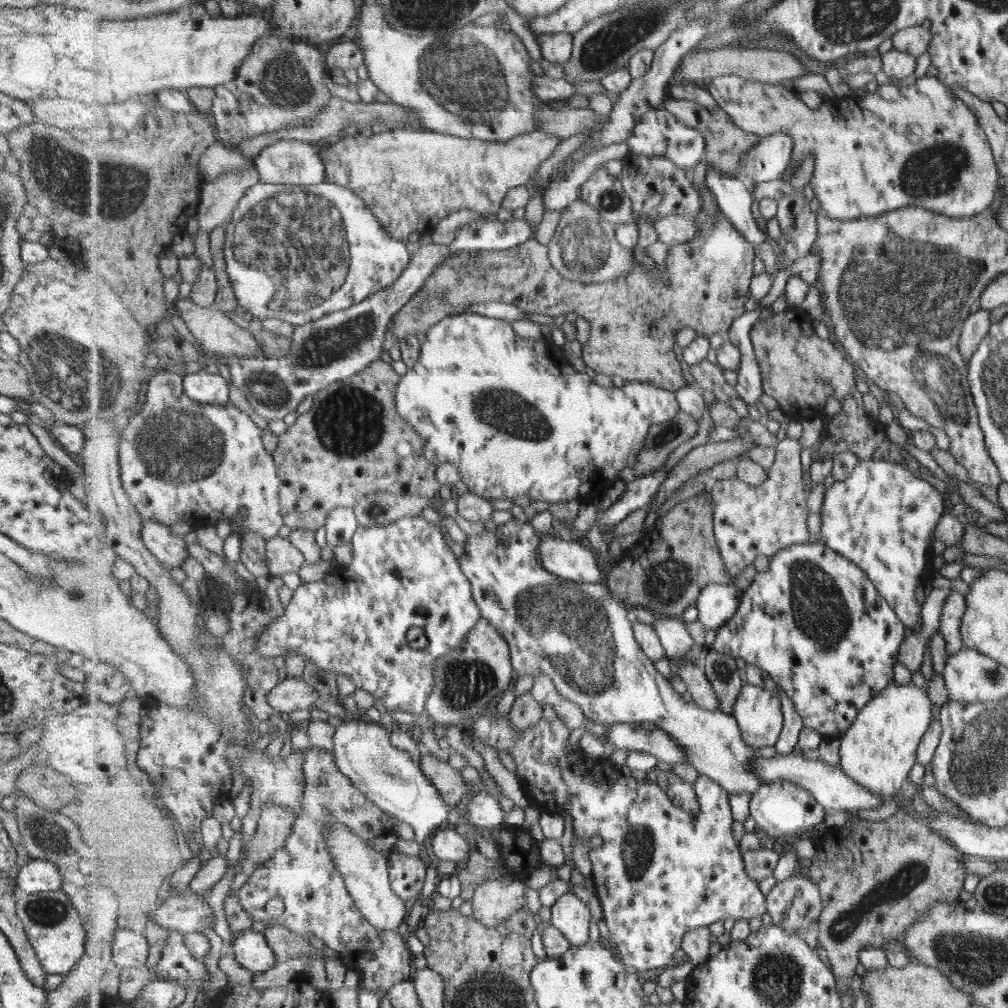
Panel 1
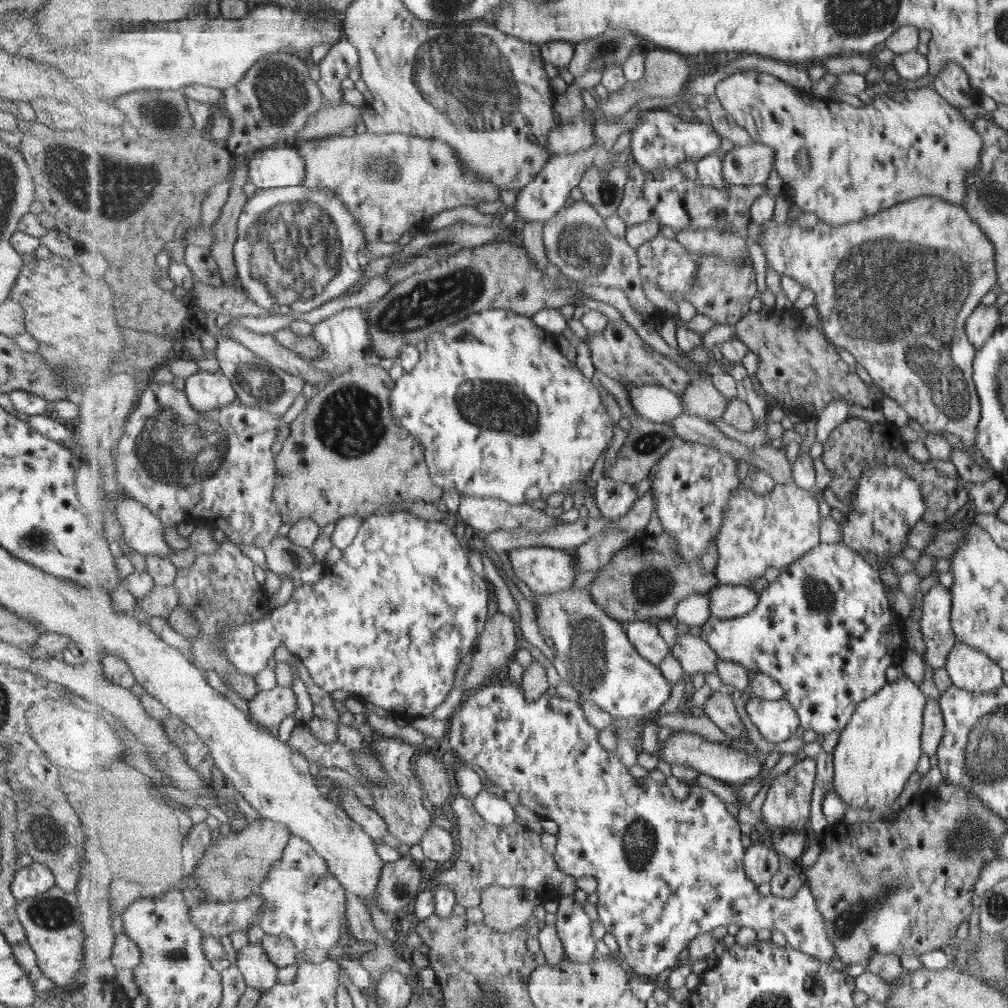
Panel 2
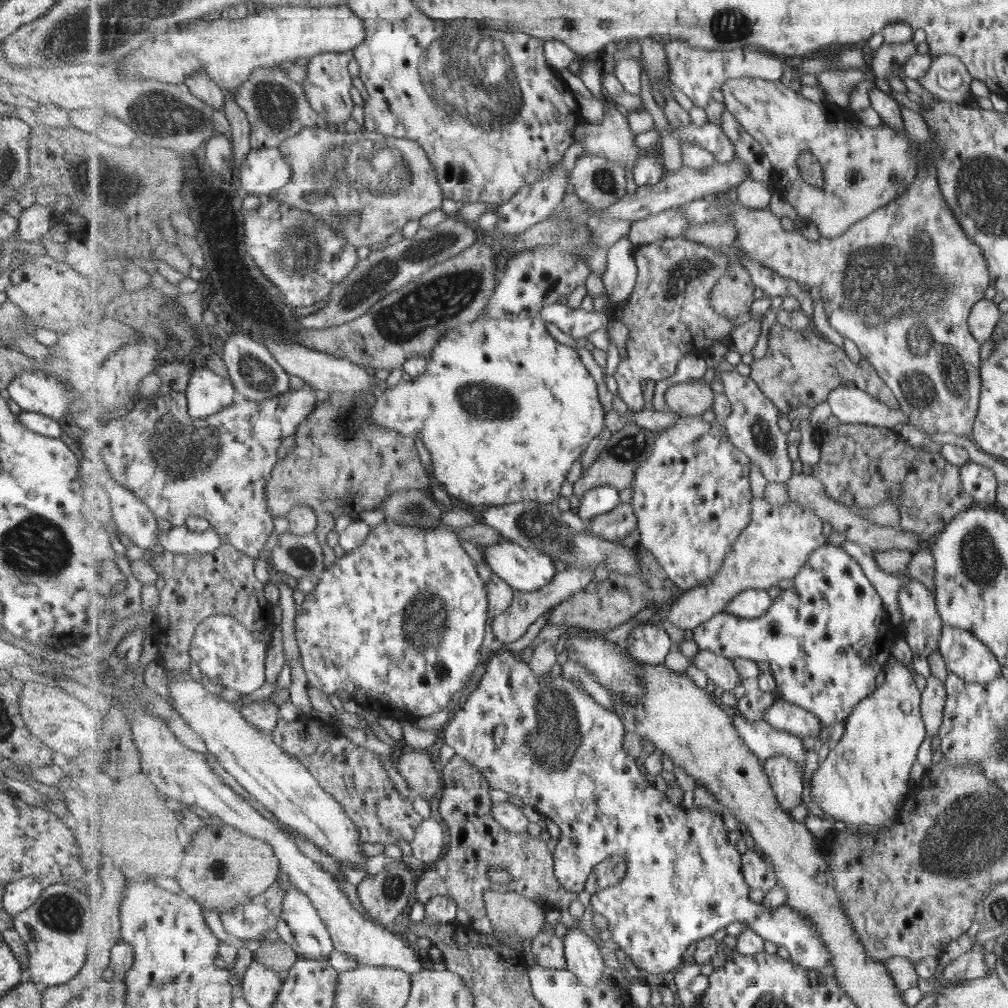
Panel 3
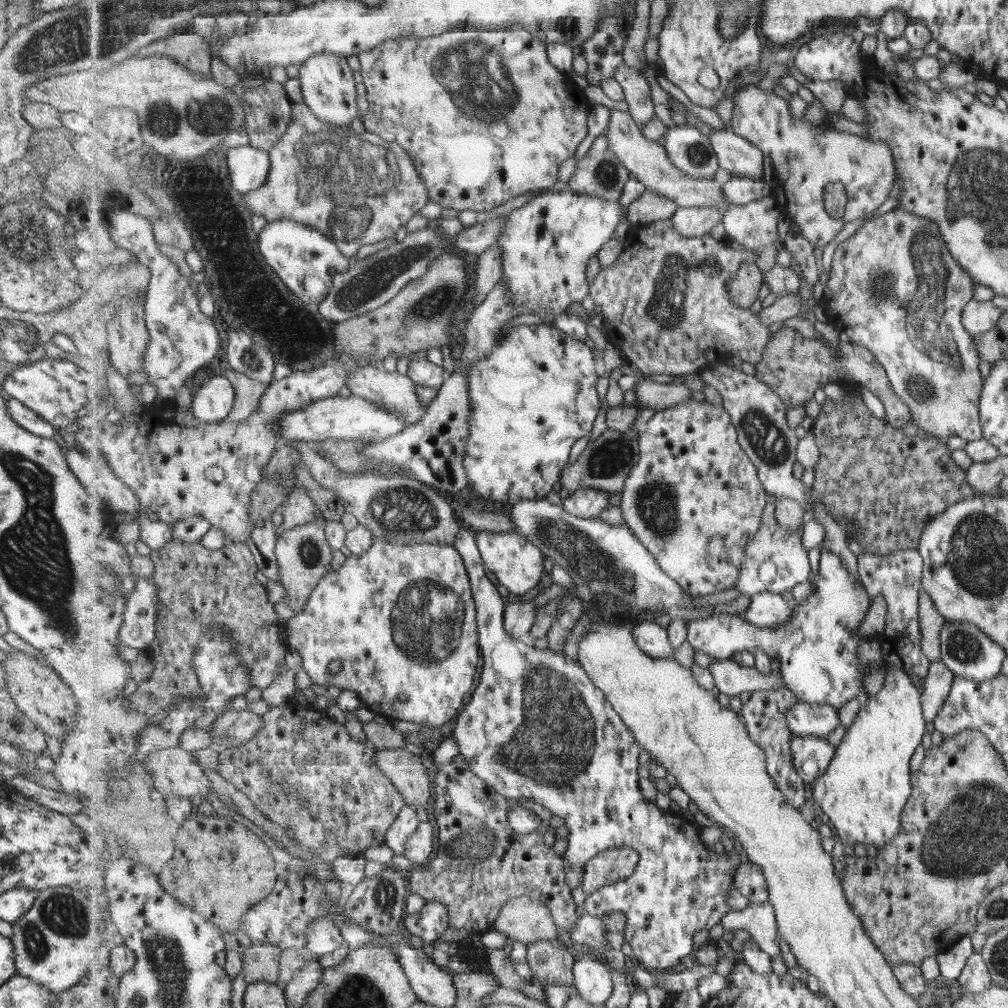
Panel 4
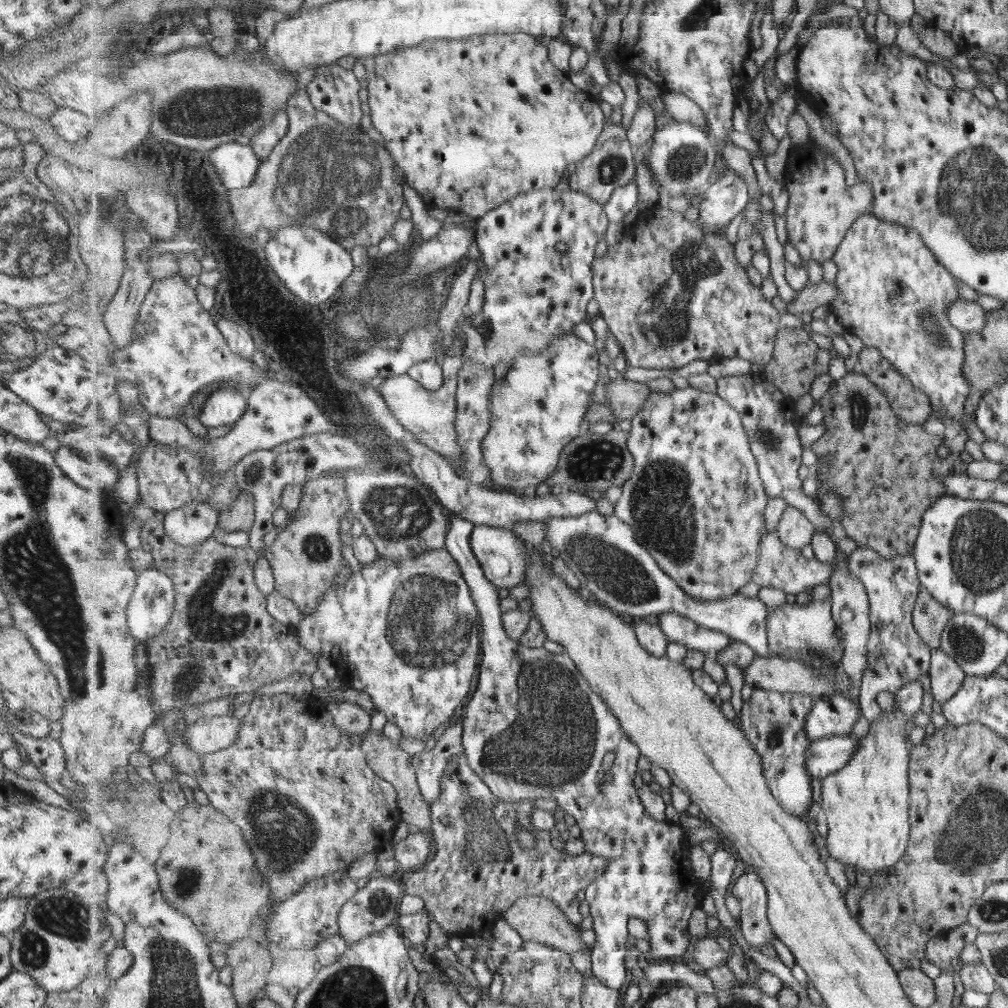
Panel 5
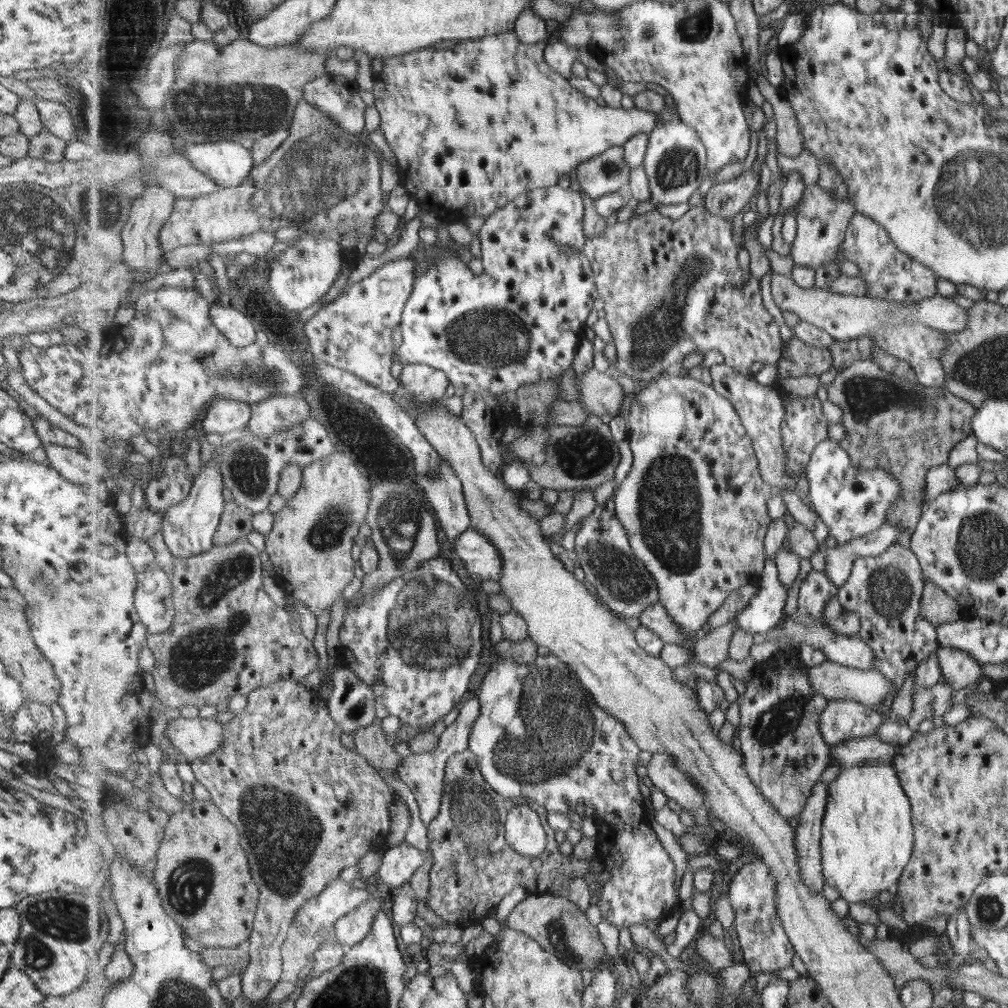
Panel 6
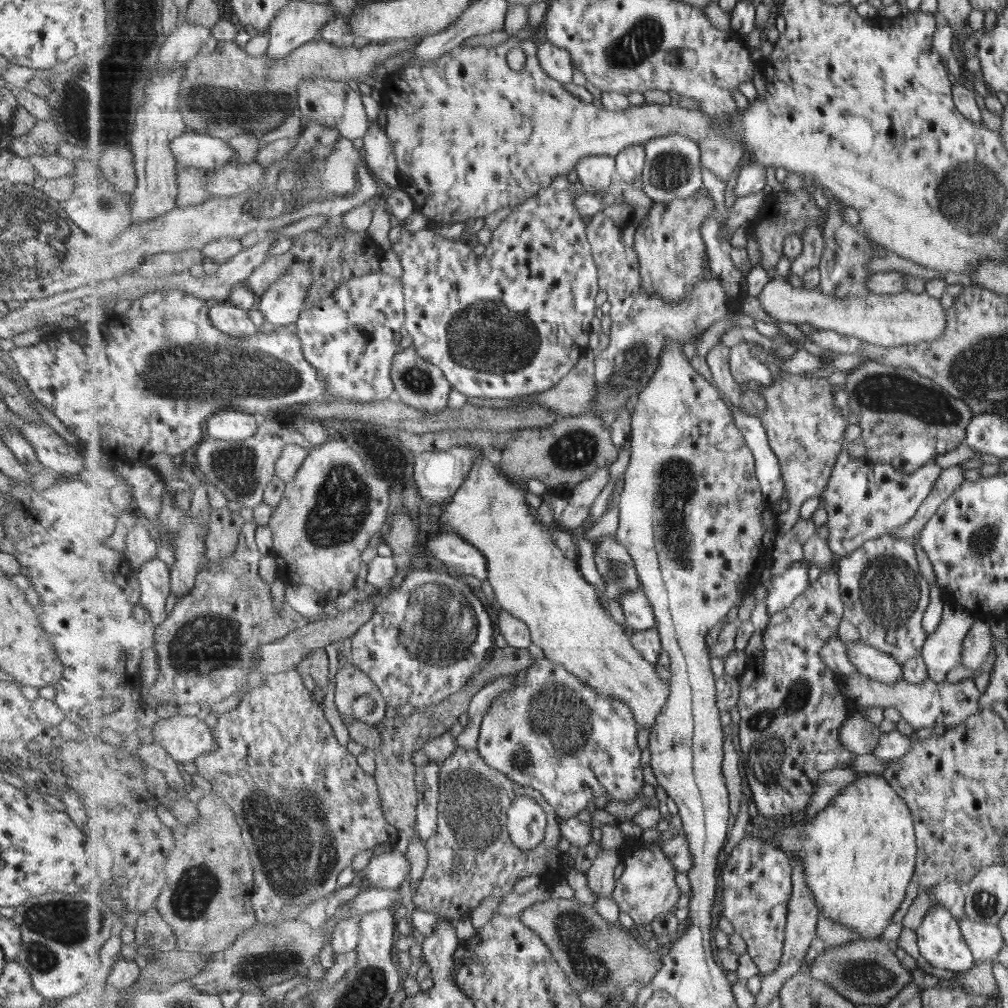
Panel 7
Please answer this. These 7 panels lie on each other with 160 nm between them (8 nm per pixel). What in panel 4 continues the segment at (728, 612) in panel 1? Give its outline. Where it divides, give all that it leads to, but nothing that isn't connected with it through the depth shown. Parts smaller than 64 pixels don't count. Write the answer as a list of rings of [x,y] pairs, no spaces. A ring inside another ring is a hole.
[[[761,592],[751,596],[745,619],[755,626],[779,628],[792,620],[794,607],[780,594]]]

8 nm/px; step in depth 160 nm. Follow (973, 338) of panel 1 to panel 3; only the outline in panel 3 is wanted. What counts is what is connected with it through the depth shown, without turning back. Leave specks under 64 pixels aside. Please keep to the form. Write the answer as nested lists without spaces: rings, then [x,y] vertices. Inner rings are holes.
[[[991,299],[978,300],[969,311],[967,318],[967,325],[972,336],[982,343],[990,338],[1000,320],[1000,315],[997,305]]]

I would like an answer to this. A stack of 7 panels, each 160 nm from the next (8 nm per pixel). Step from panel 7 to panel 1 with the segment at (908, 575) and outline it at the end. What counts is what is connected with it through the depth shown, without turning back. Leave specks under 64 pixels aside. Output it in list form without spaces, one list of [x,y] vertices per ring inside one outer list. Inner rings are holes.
[[[950,591],[945,596],[938,617],[938,633],[944,639],[946,656],[956,654],[963,646],[960,639],[960,618],[964,614],[964,596],[957,591]]]

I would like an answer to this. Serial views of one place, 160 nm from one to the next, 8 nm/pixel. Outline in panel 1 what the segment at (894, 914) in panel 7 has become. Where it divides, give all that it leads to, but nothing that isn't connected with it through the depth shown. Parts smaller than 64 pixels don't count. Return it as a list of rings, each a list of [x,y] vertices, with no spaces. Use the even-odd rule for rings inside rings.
[[[913,683],[889,685],[860,711],[852,727],[842,736],[840,766],[847,776],[871,792],[894,796],[903,790],[918,760],[918,748],[932,722],[930,691]]]

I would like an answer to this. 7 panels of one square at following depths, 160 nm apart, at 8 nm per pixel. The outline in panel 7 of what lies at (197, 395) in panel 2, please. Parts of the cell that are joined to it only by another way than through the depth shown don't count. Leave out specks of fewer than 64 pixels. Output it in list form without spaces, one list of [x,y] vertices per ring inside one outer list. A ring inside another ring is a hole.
[[[236,409],[219,411],[209,418],[206,434],[219,440],[247,440],[257,433],[260,420]]]

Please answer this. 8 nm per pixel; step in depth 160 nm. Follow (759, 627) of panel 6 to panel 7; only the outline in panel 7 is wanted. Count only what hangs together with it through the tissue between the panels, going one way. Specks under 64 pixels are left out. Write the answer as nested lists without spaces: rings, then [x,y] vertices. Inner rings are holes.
[[[804,559],[801,562],[791,564],[791,568],[783,575],[772,575],[772,561],[767,561],[767,572],[765,575],[765,583],[767,585],[767,612],[769,616],[773,616],[781,612],[784,608],[791,606],[791,603],[799,598],[810,585],[809,582],[809,566],[810,564]]]

